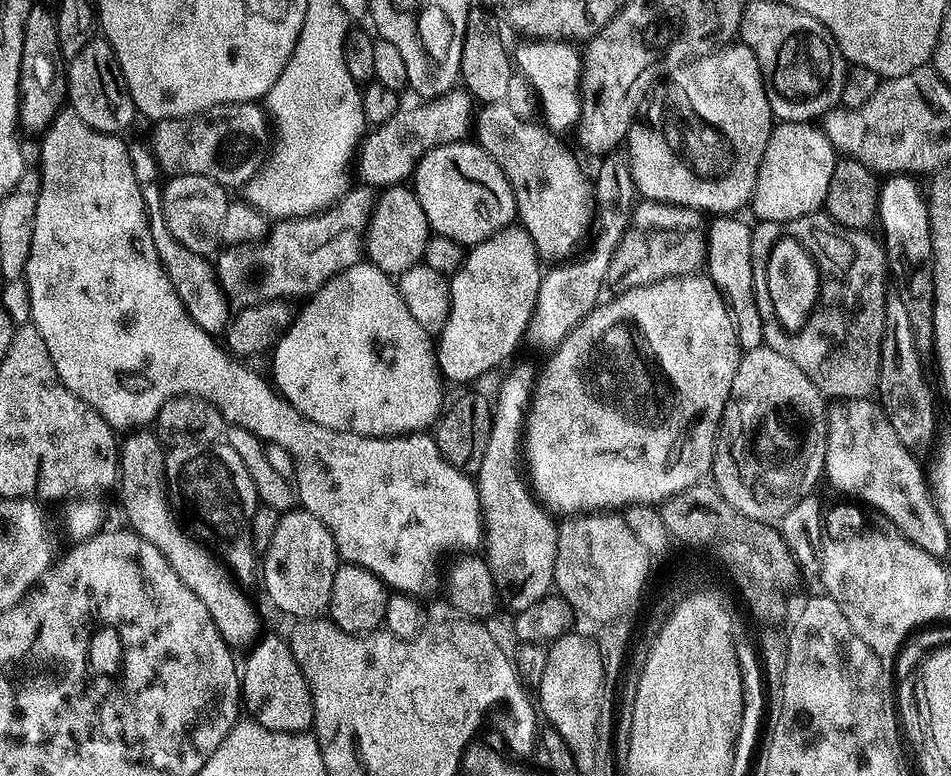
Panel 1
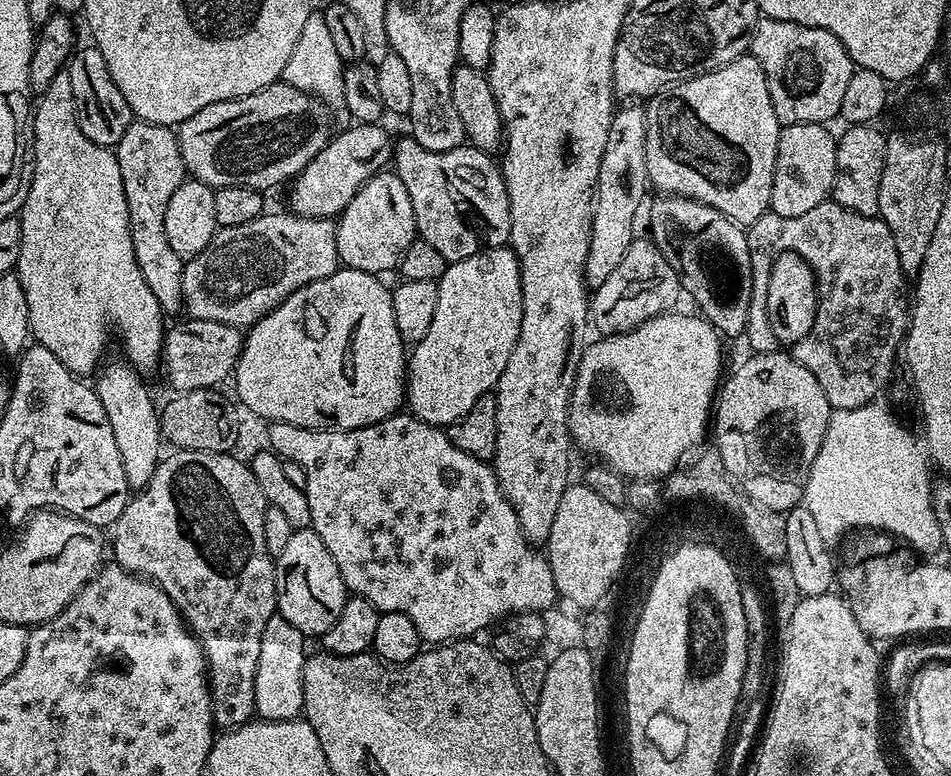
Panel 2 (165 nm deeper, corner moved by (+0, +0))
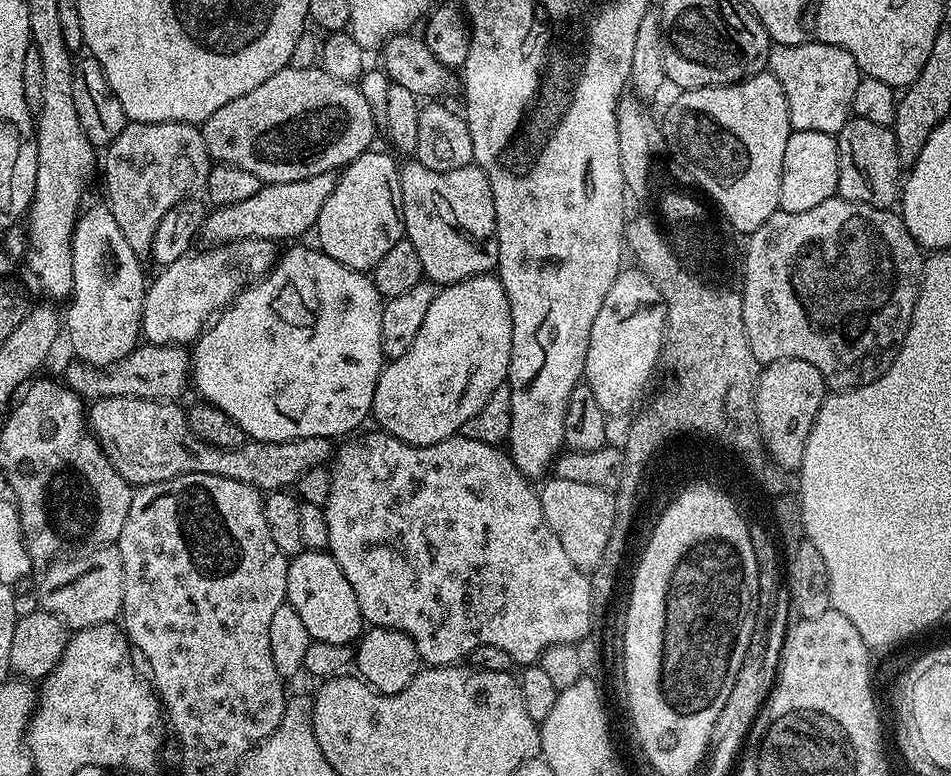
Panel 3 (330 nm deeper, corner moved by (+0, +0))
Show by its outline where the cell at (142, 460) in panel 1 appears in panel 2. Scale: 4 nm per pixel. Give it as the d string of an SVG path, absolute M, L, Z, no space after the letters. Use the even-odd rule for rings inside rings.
M107 364L99 369L94 387L102 402L102 410L106 410L106 418L110 418L110 426L114 430L114 443L118 445L118 454L122 454L122 470L126 470L128 487L139 490L146 487L150 478L154 478L156 468L162 459L158 404L152 401L152 396L144 385L145 377L131 364Z

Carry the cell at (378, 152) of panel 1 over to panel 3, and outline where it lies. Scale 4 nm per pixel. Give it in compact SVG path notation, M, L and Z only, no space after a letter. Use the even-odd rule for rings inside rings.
M335 171L314 174L310 178L302 178L298 182L282 182L281 184L264 184L251 198L245 198L243 202L234 202L230 206L221 208L213 207L207 213L204 224L200 228L199 239L208 246L228 244L232 240L245 240L246 238L258 238L259 240L271 240L292 242L295 236L303 232L311 233L316 227L316 219L322 210L326 198L336 185L337 173Z

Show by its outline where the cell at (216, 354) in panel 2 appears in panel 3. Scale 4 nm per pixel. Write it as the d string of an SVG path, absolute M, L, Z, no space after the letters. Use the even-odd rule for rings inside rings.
M141 343L126 358L113 364L97 366L73 359L64 368L62 383L74 390L85 402L110 398L111 396L137 396L147 400L175 401L190 384L190 352L178 344Z

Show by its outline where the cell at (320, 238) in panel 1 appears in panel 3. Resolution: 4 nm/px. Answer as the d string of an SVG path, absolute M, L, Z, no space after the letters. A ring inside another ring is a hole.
M246 238L245 240L232 240L228 244L218 244L205 247L196 257L192 254L184 255L176 262L161 267L156 281L147 285L144 294L144 313L140 323L143 339L149 344L178 344L191 345L199 340L201 332L208 327L210 321L221 310L228 307L249 284L266 276L278 259L277 245L271 240Z

